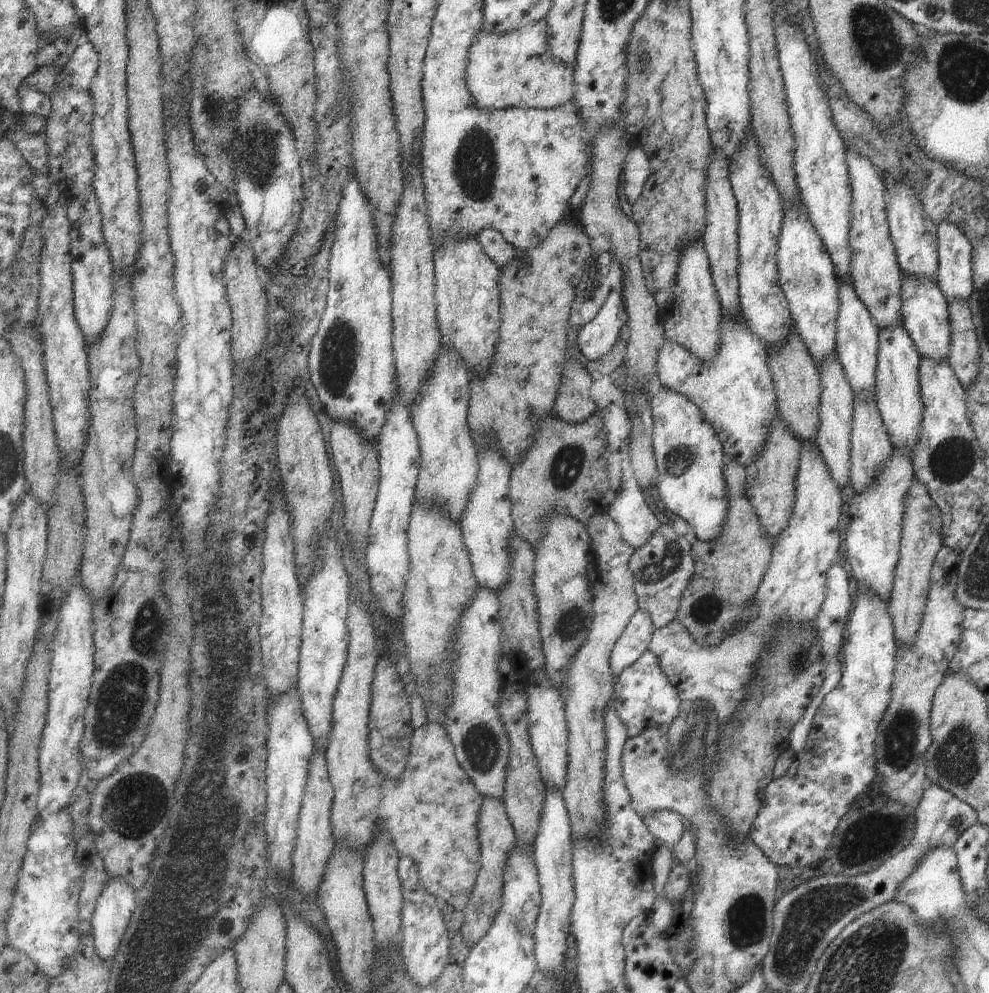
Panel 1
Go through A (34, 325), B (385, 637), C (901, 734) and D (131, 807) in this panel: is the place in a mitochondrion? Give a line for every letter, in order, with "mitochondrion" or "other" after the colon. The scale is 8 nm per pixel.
A: other
B: other
C: mitochondrion
D: mitochondrion

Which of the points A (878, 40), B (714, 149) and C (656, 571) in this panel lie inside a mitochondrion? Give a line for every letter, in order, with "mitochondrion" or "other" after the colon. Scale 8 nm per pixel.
A: mitochondrion
B: other
C: mitochondrion

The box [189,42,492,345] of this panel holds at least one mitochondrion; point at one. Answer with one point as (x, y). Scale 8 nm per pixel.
(262, 150)

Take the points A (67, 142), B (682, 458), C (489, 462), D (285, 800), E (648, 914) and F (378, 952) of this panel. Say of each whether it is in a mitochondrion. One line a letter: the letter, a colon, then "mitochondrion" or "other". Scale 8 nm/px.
A: mitochondrion
B: mitochondrion
C: other
D: other
E: other
F: other

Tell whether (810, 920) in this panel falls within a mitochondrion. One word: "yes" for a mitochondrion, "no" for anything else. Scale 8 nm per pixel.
yes

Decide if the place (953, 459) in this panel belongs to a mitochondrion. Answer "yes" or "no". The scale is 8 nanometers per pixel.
yes

